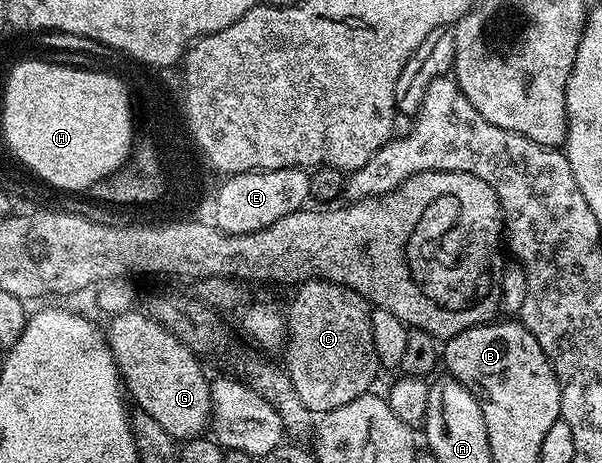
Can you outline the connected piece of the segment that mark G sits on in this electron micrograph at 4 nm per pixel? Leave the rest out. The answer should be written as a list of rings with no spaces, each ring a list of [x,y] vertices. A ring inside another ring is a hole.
[[[129,309],[120,312],[109,322],[110,327],[105,328],[106,339],[110,342],[118,371],[122,374],[123,388],[133,406],[148,413],[148,417],[152,417],[152,421],[159,423],[163,429],[168,429],[168,433],[176,441],[199,438],[210,426],[211,380],[206,379],[206,371],[202,368],[203,360],[184,341],[177,339],[165,325],[151,318],[145,310]]]

